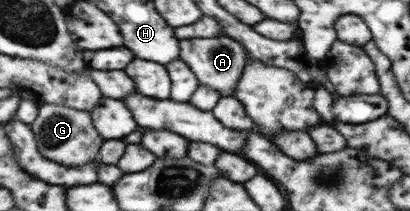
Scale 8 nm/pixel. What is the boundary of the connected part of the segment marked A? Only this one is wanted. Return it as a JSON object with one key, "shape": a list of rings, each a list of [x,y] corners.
{"shape":[[[225,35],[212,38],[189,38],[180,41],[179,45],[181,47],[180,58],[189,65],[200,85],[208,85],[223,97],[234,94],[249,60],[248,52],[237,39]]]}

